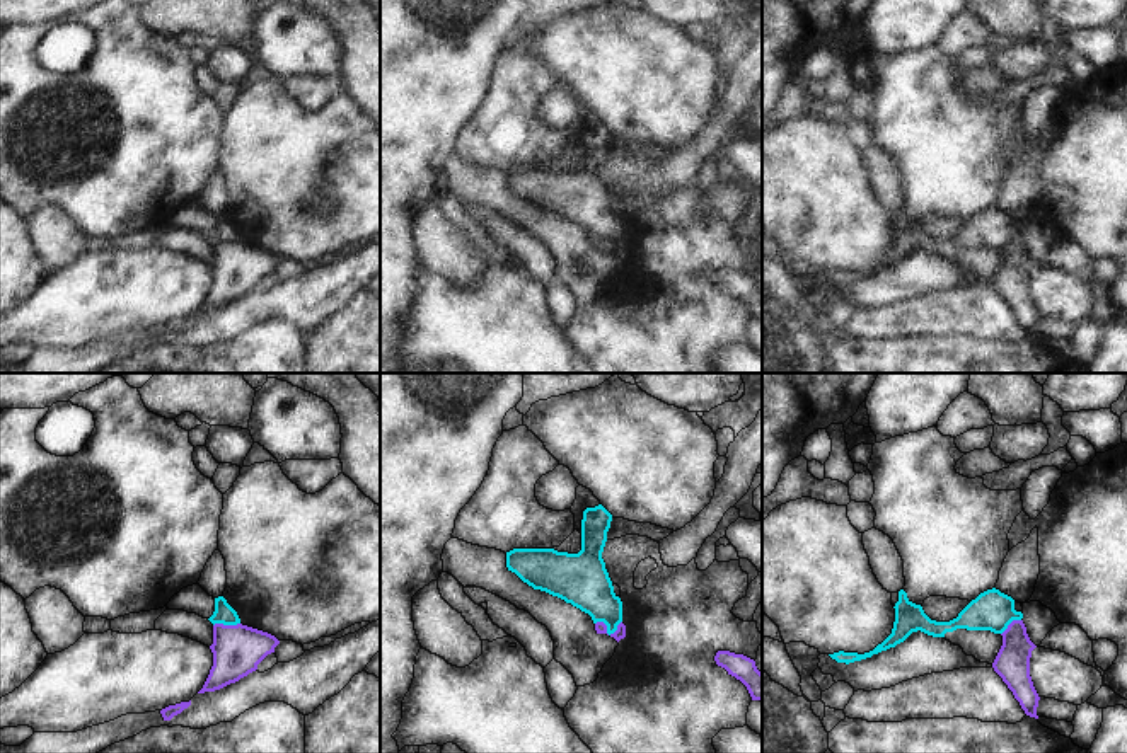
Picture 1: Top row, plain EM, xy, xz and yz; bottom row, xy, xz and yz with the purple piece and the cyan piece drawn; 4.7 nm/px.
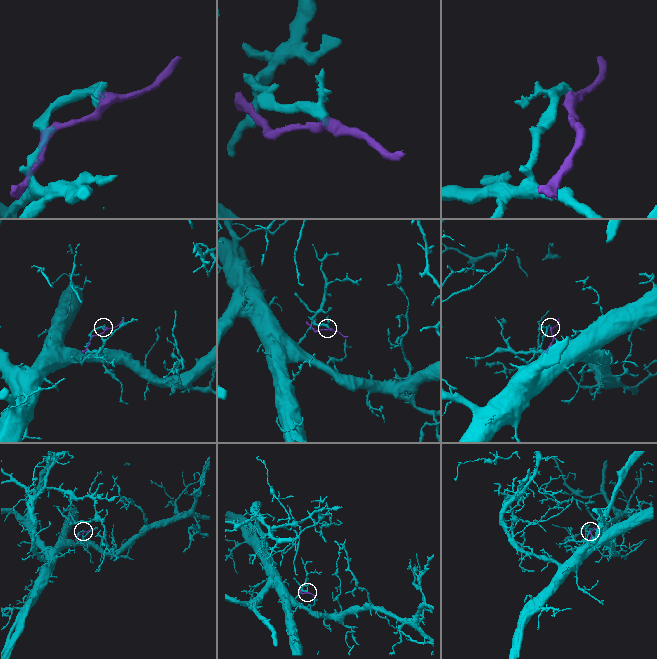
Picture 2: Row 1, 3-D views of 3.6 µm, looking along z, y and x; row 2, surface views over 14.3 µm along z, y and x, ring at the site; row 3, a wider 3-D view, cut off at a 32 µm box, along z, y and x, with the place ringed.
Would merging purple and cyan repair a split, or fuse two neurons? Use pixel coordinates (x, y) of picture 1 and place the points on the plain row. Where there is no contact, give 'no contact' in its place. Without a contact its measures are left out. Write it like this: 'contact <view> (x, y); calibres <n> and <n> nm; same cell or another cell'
contact xy (225, 244); calibres 240 and 100 nm; another cell

